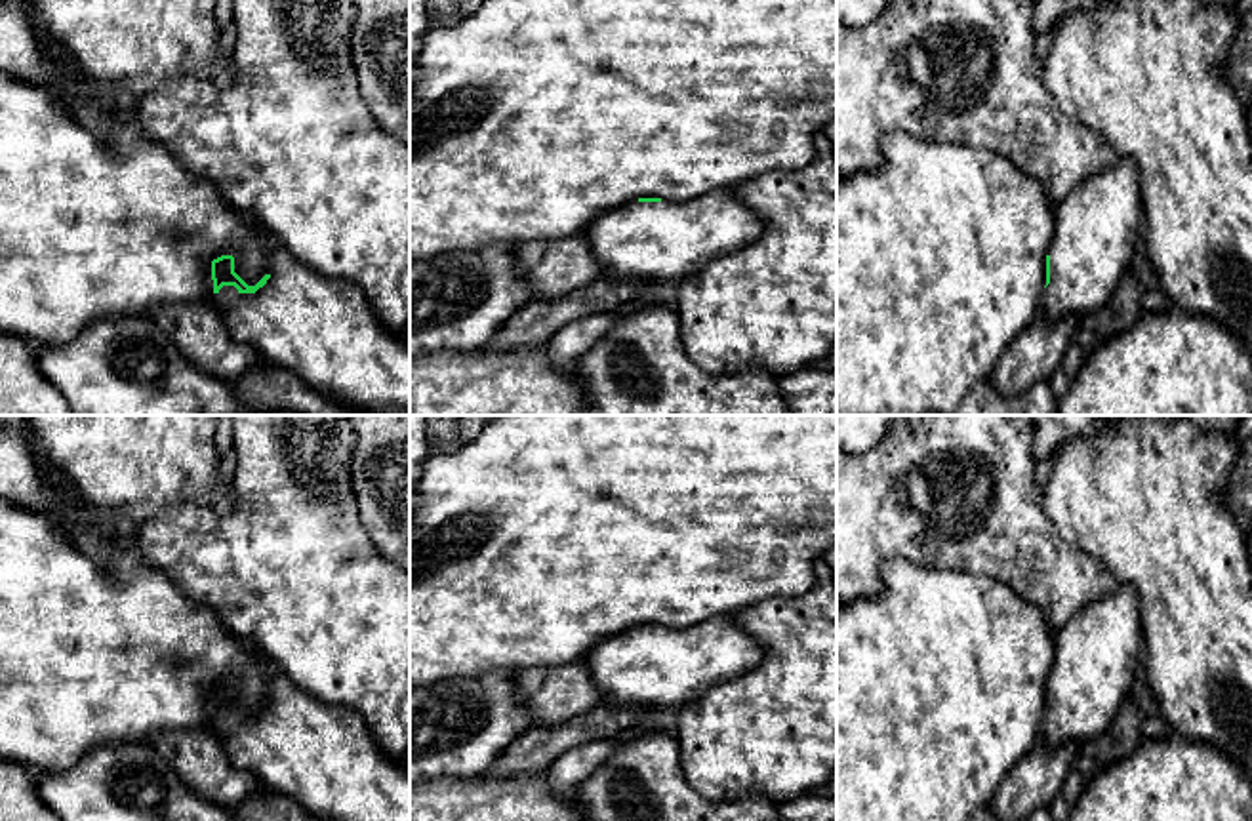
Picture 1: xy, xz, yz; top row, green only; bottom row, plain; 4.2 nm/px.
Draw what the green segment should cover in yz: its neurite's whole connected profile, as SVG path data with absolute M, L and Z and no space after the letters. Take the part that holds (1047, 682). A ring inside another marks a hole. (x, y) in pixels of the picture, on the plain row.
M1130 583L1084 606L1054 636L1054 665L1046 682L1046 714L1040 737L1048 751L1082 745L1109 730L1130 697L1141 655L1141 602Z

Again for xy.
M263 657L267 701L248 712L234 699L234 684L212 688L213 722L234 766L253 773L269 791L295 800L318 821L410 821L410 771L389 758L364 718L299 690L271 659Z

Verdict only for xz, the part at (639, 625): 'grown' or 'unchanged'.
grown

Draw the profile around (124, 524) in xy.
M118 509L118 511L111 511L109 516L116 526L116 530L120 531L120 535L124 537L124 541L133 543L139 526L130 518L130 514Z

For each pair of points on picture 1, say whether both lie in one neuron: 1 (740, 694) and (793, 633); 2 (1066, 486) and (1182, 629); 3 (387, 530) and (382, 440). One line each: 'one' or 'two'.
1: one
2: one
3: one

